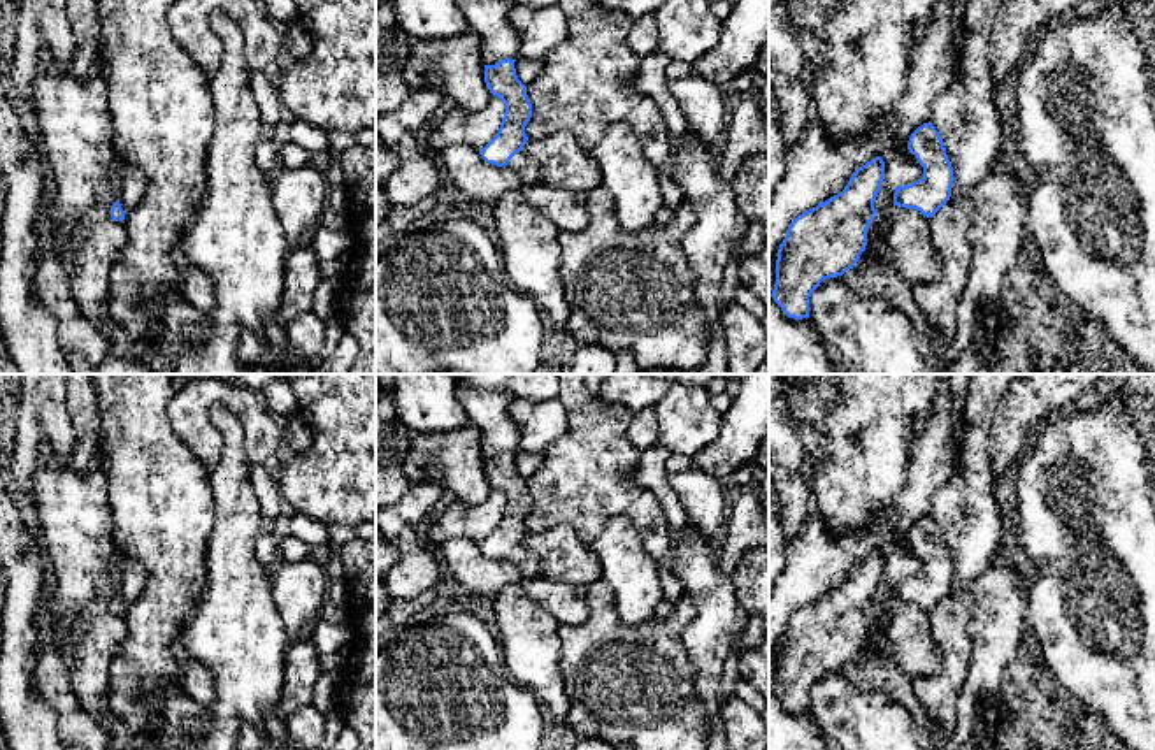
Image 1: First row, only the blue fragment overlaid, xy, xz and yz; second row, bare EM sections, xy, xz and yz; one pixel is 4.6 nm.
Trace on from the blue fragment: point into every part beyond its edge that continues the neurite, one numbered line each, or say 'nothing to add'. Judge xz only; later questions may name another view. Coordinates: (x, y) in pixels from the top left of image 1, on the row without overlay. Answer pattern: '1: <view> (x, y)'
1: xz (522, 557)

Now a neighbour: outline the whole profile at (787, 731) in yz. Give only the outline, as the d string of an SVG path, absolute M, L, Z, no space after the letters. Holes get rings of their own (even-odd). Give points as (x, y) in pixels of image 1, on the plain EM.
M769 653L769 750L832 750L809 711L788 711L774 696L776 653Z

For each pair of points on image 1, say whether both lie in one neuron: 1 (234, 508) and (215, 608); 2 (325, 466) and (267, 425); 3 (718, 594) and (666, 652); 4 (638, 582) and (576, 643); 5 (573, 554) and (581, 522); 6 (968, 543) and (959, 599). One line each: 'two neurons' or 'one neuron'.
1: one neuron
2: two neurons
3: two neurons
4: two neurons
5: two neurons
6: one neuron

